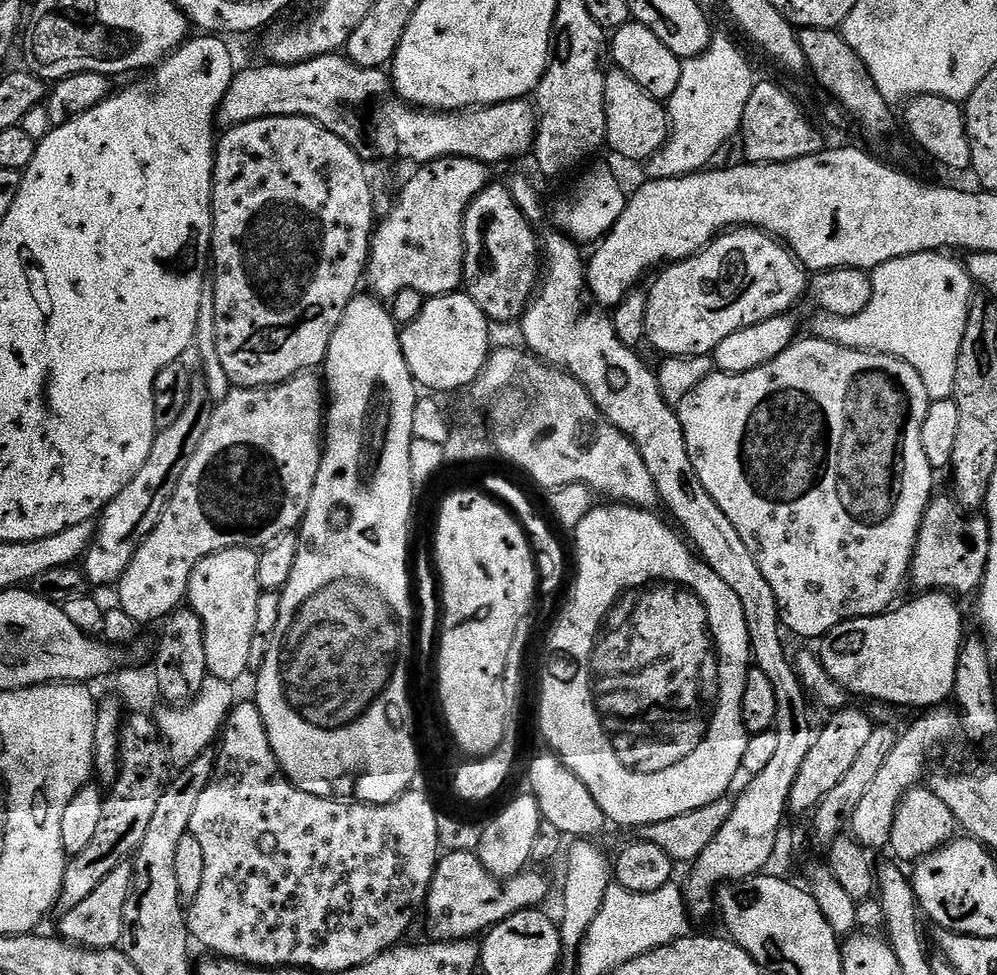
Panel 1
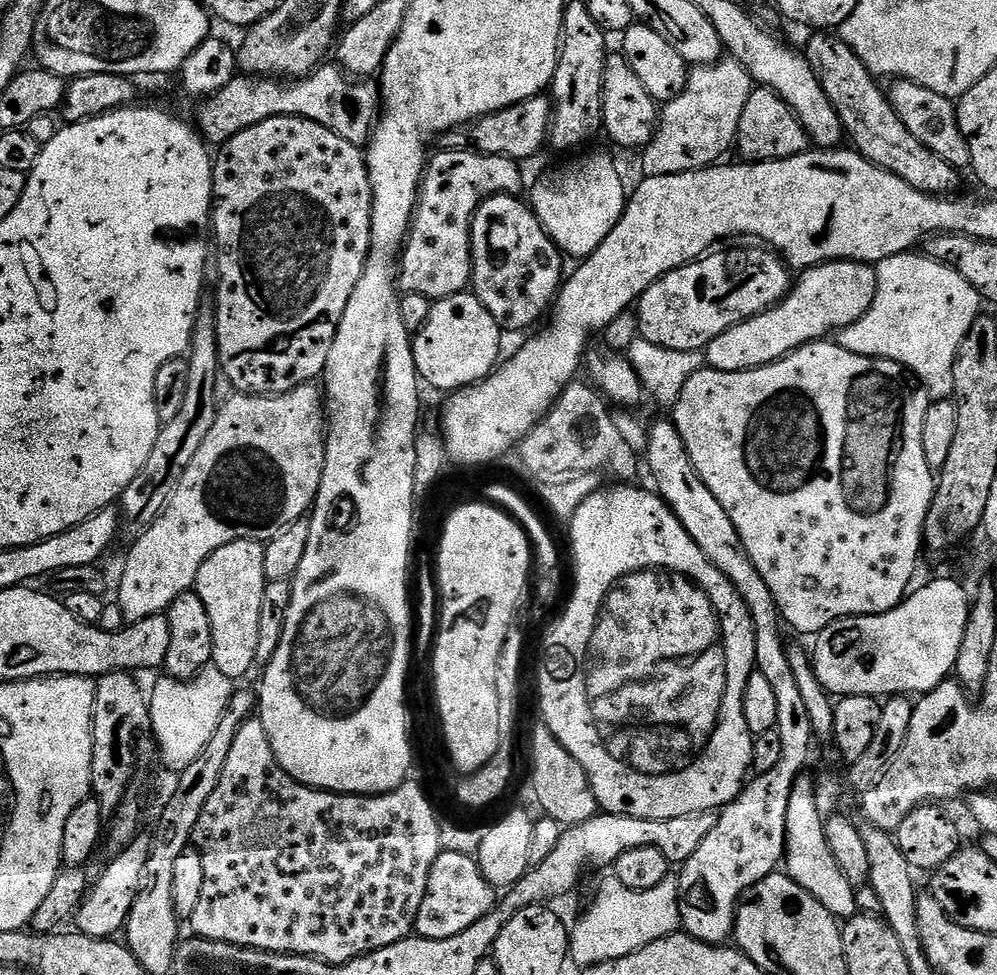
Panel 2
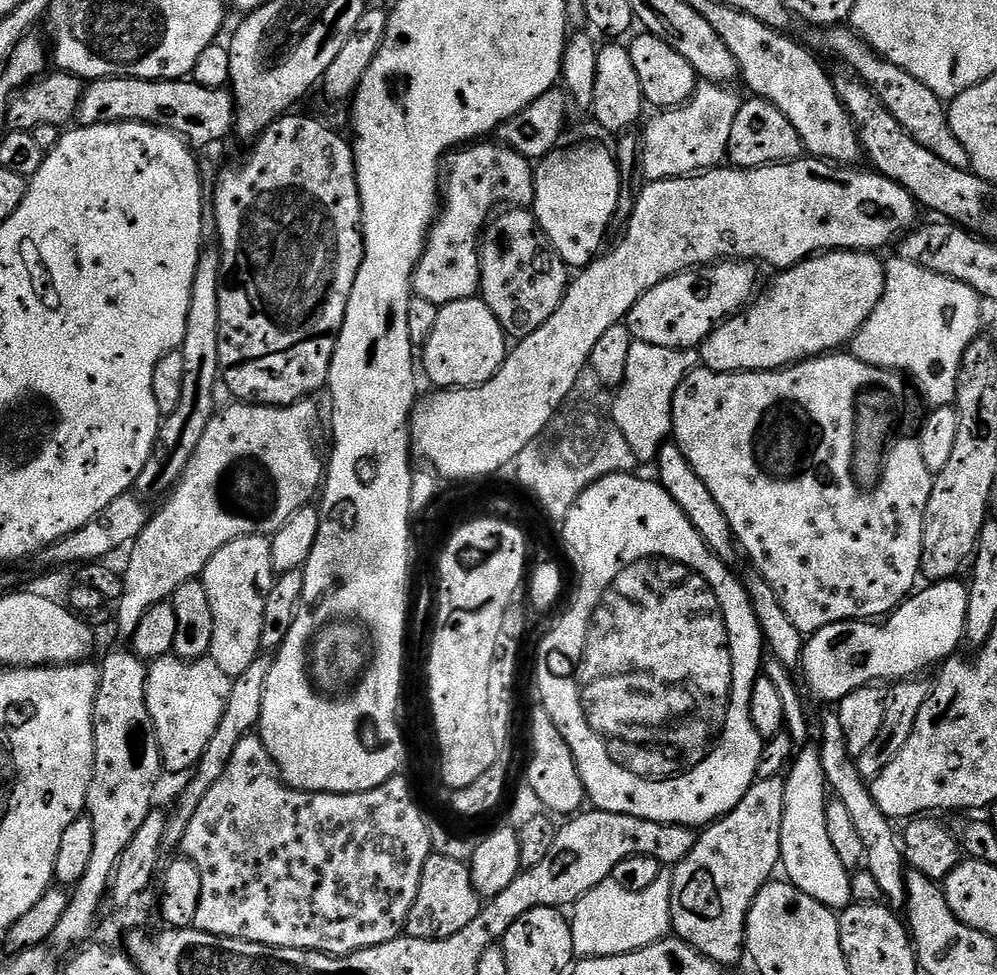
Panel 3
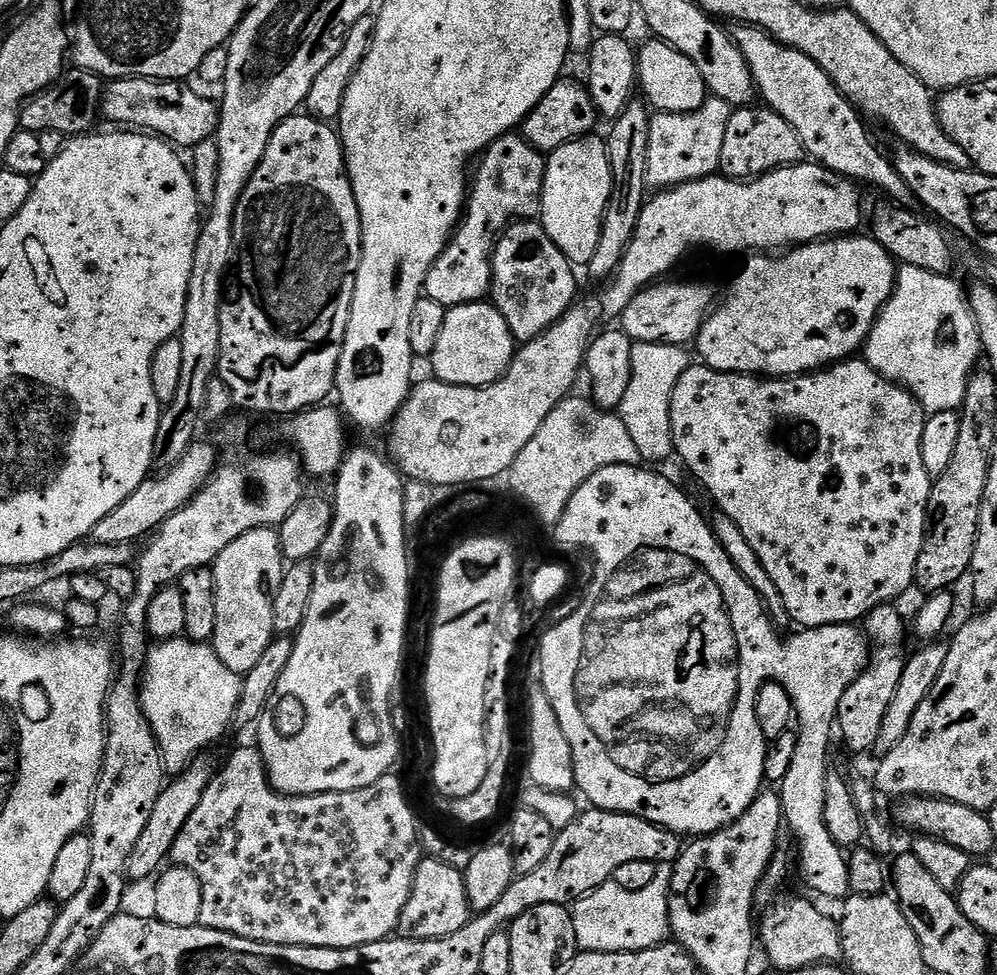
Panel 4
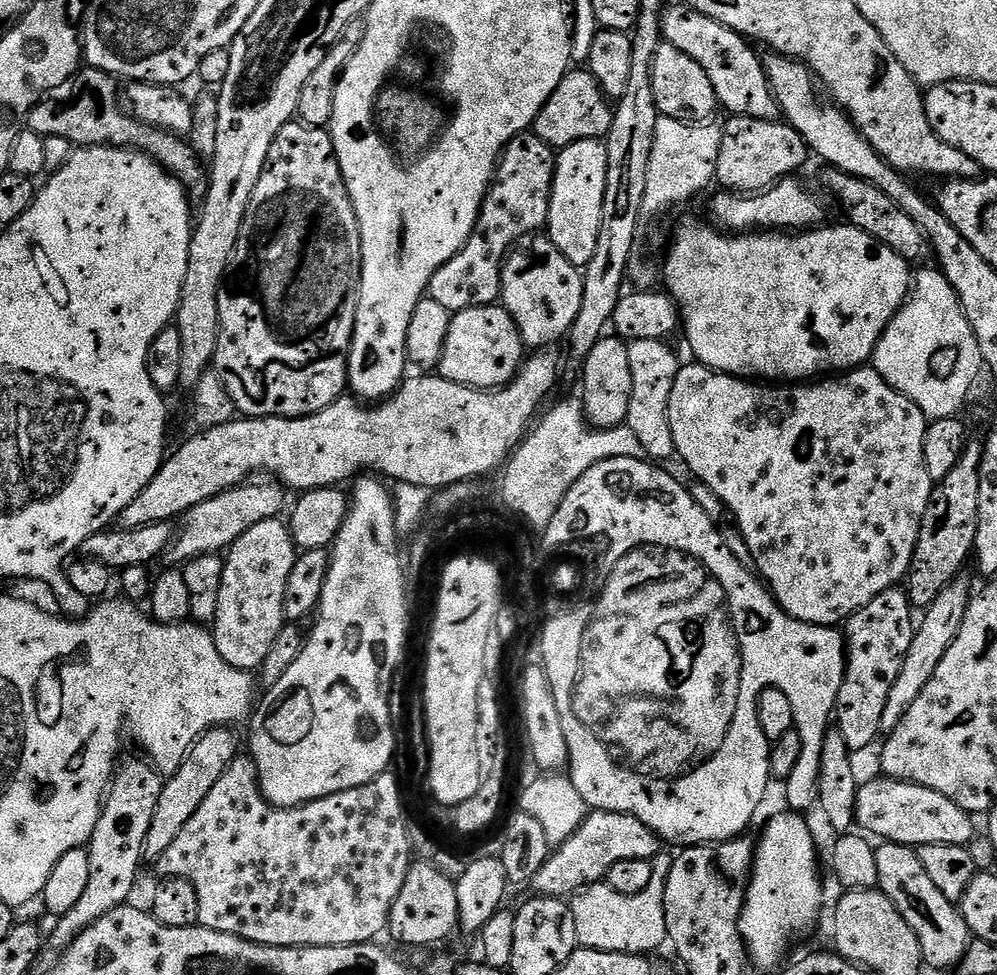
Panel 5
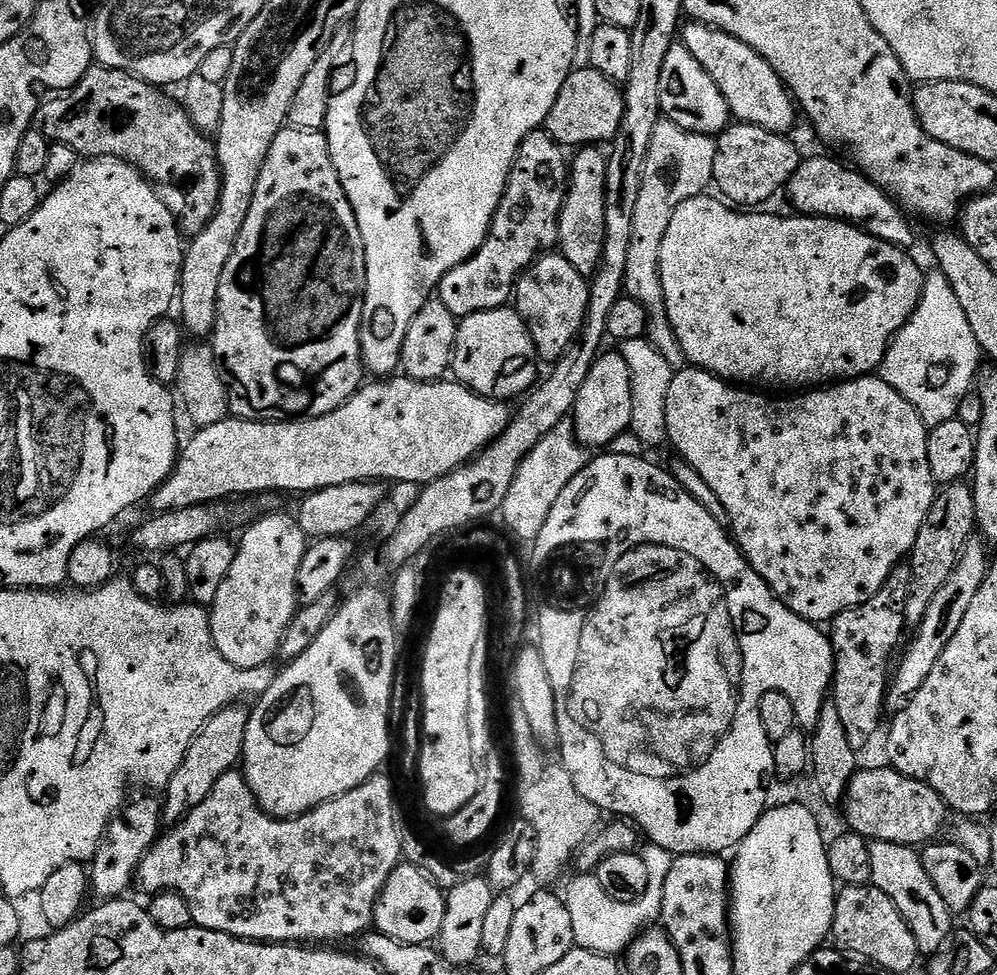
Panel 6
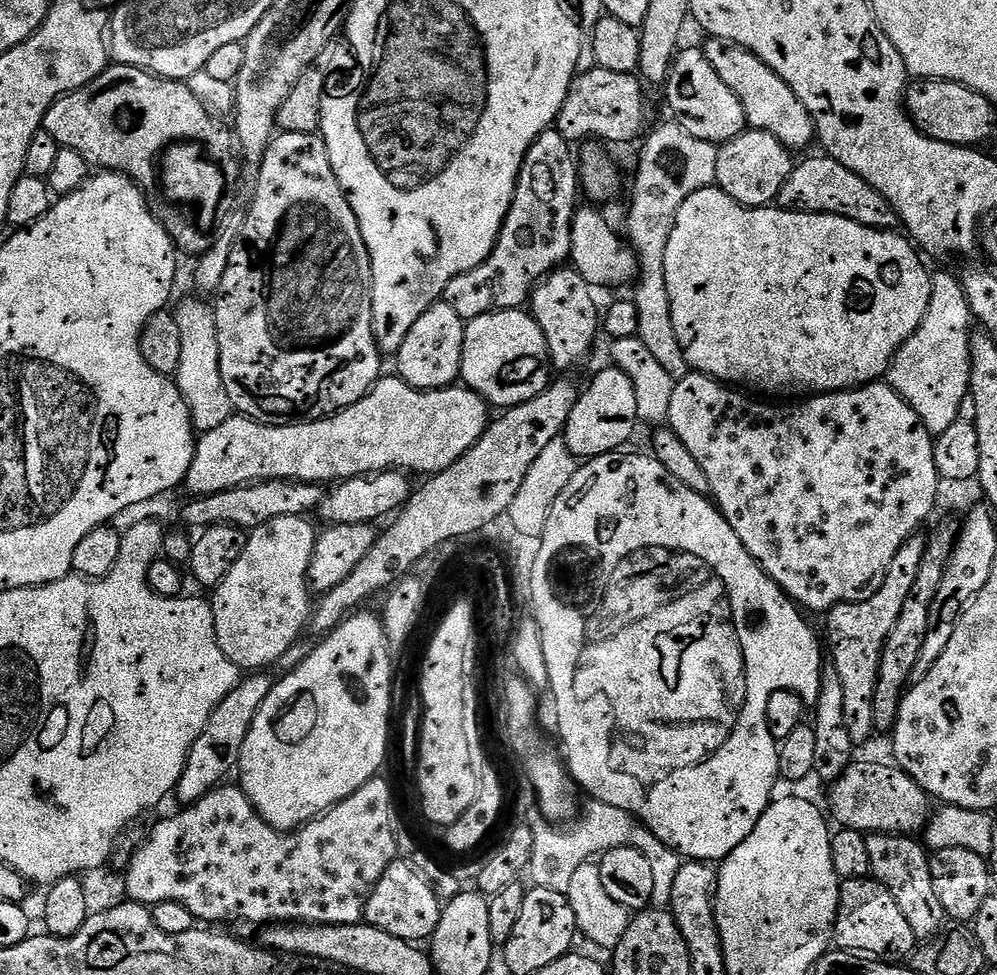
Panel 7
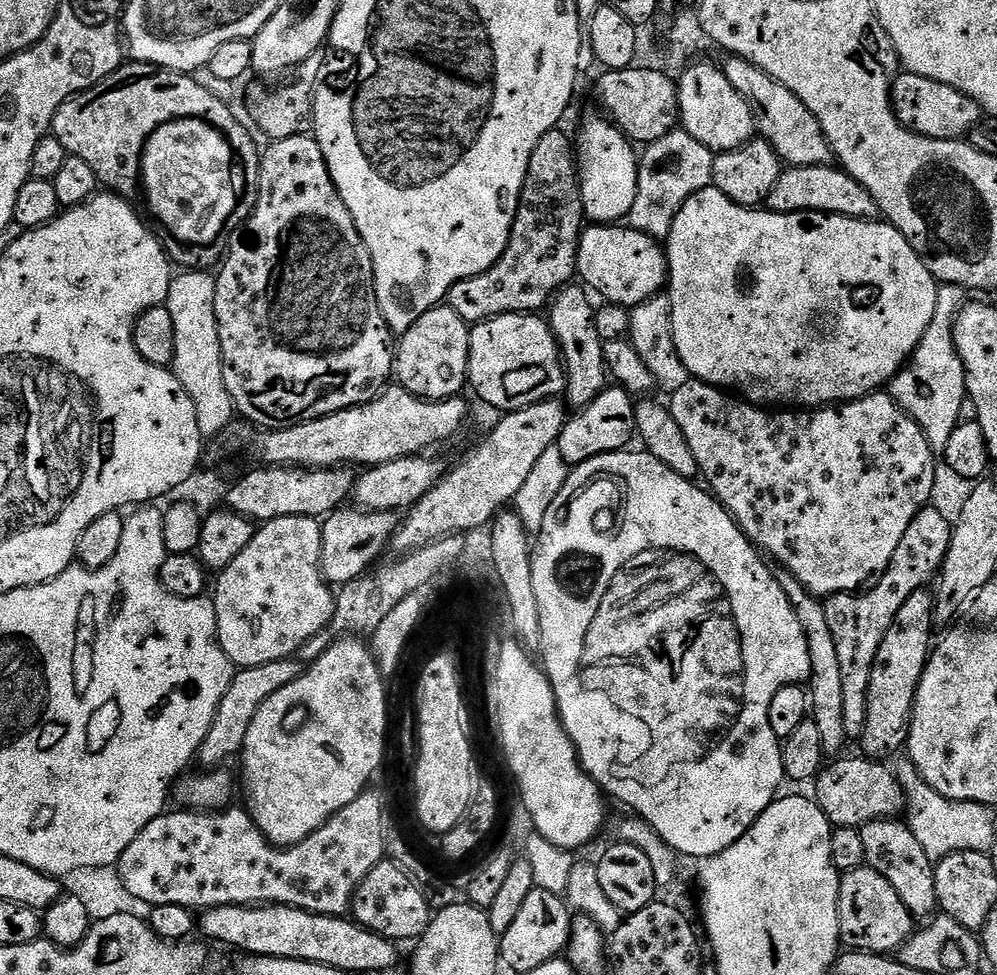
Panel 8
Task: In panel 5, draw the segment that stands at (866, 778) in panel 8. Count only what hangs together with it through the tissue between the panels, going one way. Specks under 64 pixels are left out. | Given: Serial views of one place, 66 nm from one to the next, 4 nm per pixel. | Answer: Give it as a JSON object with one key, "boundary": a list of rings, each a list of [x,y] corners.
{"boundary":[[[880,780],[863,781],[856,795],[856,824],[859,825],[869,837],[877,838],[889,844],[901,844],[907,848],[921,848],[922,846],[968,846],[976,839],[978,829],[973,813],[962,810],[958,802],[950,802],[946,794],[938,794],[938,790],[930,790],[926,786],[911,784],[905,780]]]}

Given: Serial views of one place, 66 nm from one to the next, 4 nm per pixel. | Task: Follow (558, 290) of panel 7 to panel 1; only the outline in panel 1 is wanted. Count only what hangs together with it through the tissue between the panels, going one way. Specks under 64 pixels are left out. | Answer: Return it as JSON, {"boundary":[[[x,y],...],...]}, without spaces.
{"boundary":[[[489,183],[470,202],[464,212],[464,283],[463,291],[488,316],[489,321],[508,324],[519,321],[532,297],[536,295],[538,281],[542,276],[542,244],[538,239],[538,232],[534,229],[533,221],[524,217],[524,211],[514,202],[507,187],[503,183]]]}

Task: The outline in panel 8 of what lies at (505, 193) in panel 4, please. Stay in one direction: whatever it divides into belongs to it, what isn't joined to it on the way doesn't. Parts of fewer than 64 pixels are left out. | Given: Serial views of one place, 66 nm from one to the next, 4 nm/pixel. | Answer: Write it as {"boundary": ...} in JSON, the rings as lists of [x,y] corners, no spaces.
{"boundary":[[[553,130],[547,132],[542,138],[542,142],[538,142],[538,146],[534,146],[534,154],[530,154],[530,166],[528,167],[528,177],[524,183],[524,193],[520,199],[520,209],[514,218],[514,226],[510,234],[510,242],[506,246],[506,250],[502,254],[502,258],[498,258],[498,262],[494,262],[494,266],[490,266],[490,270],[486,270],[477,276],[471,276],[465,280],[460,280],[448,292],[446,297],[447,307],[454,310],[454,314],[458,314],[458,318],[462,318],[469,326],[475,326],[483,322],[483,320],[493,320],[496,316],[505,316],[506,314],[514,314],[522,312],[525,314],[536,314],[541,310],[549,307],[553,296],[562,288],[567,288],[573,283],[574,277],[577,275],[576,259],[578,258],[578,246],[580,245],[580,233],[586,227],[586,217],[584,215],[584,207],[582,206],[582,198],[580,197],[580,177],[576,171],[576,154],[574,151],[574,140],[571,135],[560,132],[561,130]]]}

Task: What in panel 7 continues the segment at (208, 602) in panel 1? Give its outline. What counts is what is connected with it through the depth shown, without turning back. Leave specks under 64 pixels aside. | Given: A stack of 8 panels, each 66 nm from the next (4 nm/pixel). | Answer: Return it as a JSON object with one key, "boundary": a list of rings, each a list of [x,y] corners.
{"boundary":[[[287,516],[251,529],[246,550],[214,590],[210,603],[218,646],[241,670],[271,669],[307,629],[314,607],[308,571],[318,535],[310,521]]]}

